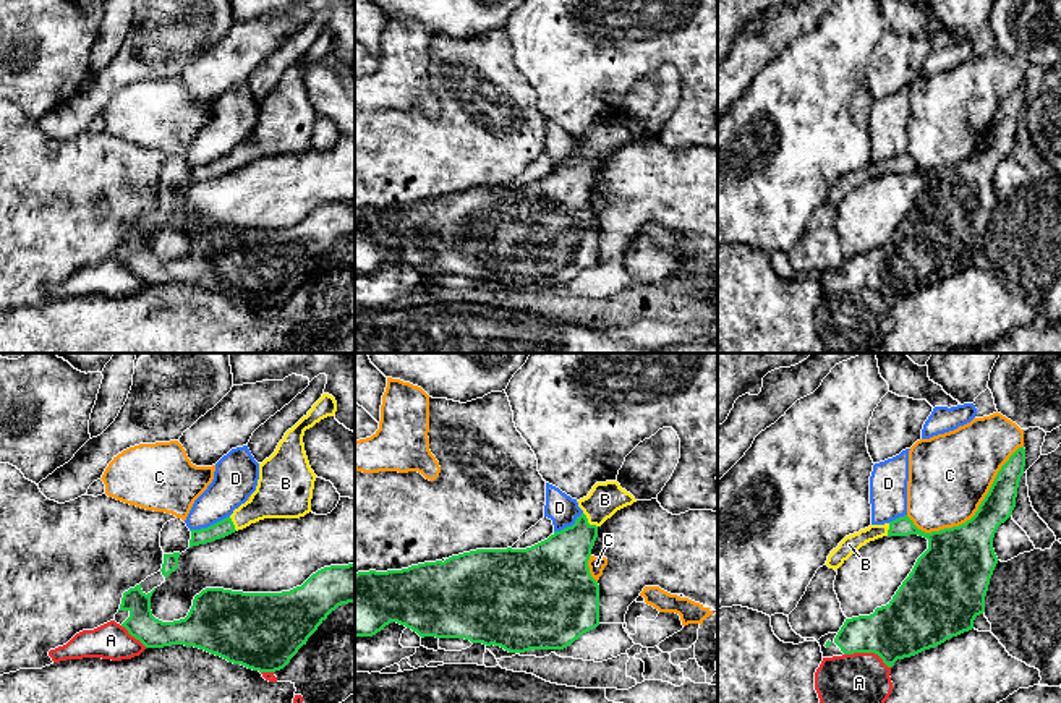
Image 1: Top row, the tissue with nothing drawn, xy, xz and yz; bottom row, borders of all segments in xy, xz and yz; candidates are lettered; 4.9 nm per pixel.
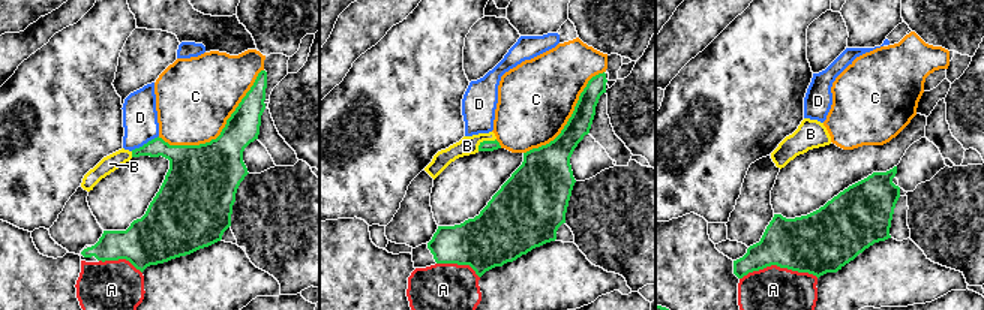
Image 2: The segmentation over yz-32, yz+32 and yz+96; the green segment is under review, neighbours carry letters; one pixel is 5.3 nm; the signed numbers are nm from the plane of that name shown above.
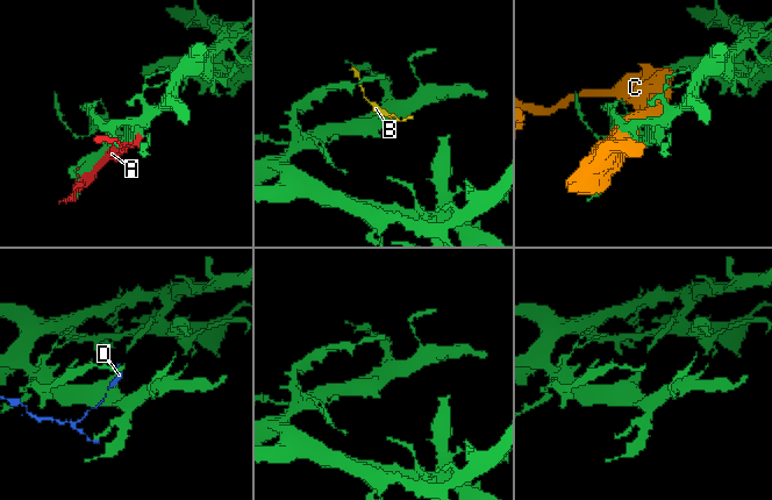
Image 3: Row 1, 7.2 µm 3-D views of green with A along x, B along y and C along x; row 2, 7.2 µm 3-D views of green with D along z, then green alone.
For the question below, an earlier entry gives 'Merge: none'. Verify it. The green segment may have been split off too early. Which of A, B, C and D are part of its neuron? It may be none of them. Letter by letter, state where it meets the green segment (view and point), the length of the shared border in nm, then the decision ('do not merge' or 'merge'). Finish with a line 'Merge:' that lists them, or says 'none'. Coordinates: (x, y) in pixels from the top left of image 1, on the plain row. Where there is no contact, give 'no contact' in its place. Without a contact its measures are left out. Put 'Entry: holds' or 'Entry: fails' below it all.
A: yz (867, 289) | 240 nm | do not merge
B: xz (587, 159) | 100 nm | merge
C: yz (975, 151) | 700 nm | do not merge
D: xy (211, 162) | 220 nm | do not merge
Merge: B
Entry: fails

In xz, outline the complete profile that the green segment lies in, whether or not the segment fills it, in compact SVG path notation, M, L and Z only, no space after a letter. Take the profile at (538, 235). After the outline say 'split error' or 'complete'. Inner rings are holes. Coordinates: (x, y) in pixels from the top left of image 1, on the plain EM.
M617 118L596 120L578 139L583 147L572 164L554 168L548 177L526 186L476 186L449 196L424 199L402 207L355 209L355 274L373 274L390 259L416 269L421 275L465 275L471 280L501 283L509 290L530 287L564 287L599 262L599 222L588 198L598 165L635 134Z | split error

